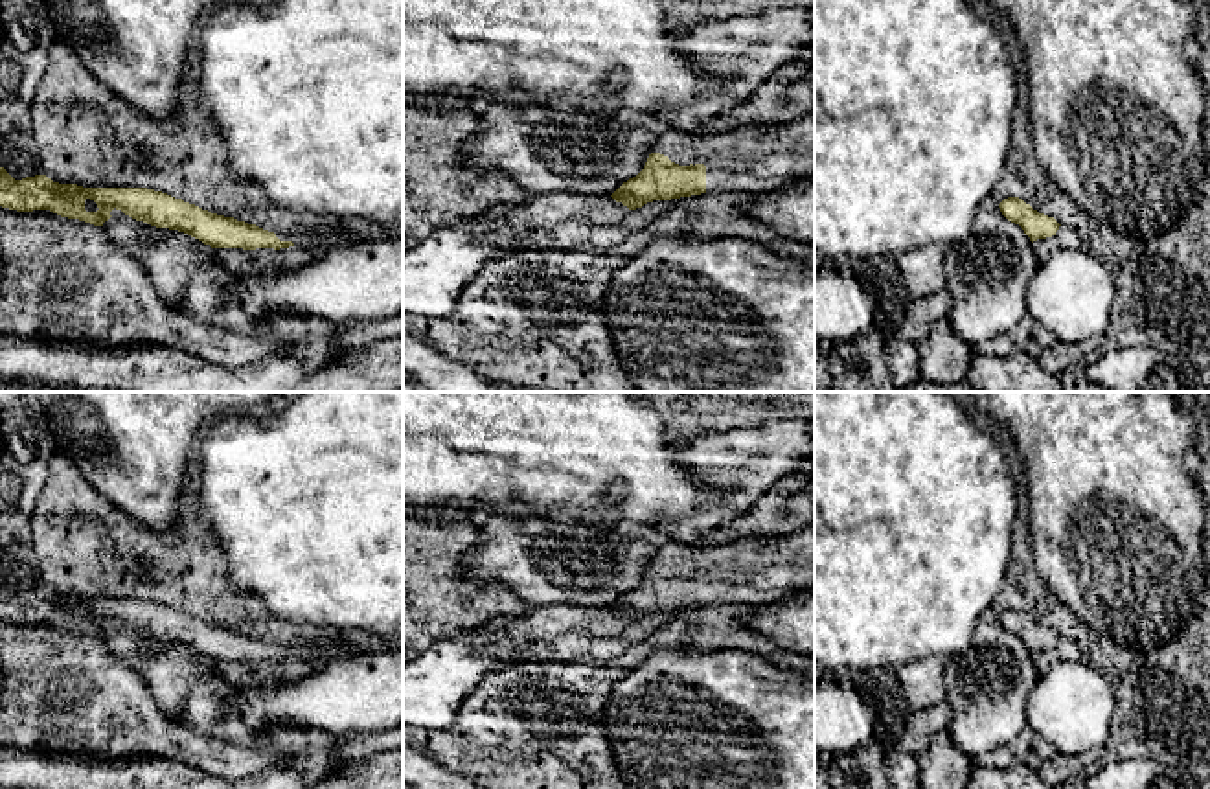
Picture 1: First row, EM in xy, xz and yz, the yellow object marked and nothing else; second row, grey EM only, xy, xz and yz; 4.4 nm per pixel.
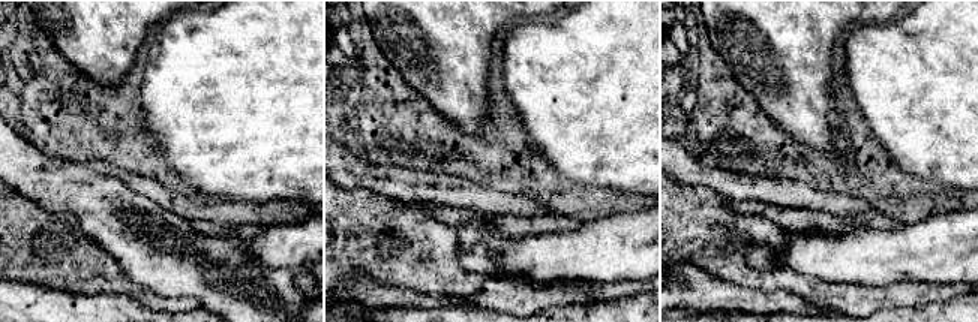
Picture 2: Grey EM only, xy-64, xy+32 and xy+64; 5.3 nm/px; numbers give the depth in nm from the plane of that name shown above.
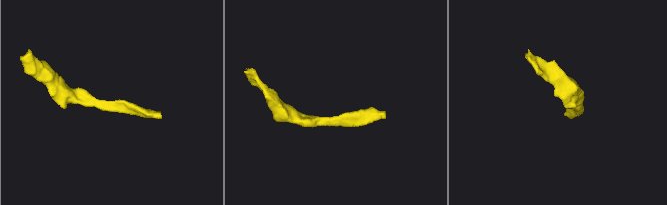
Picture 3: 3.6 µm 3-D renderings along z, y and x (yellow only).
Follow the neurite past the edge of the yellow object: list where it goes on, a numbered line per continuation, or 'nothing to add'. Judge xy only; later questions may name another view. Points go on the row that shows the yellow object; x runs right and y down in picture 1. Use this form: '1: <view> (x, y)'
1: xy (313, 240)

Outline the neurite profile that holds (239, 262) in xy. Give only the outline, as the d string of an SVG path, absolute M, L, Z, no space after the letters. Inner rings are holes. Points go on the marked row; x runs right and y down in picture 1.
M305 246L289 248L213 248L213 256L223 263L232 274L274 274L283 270L300 269L314 257L314 252Z

